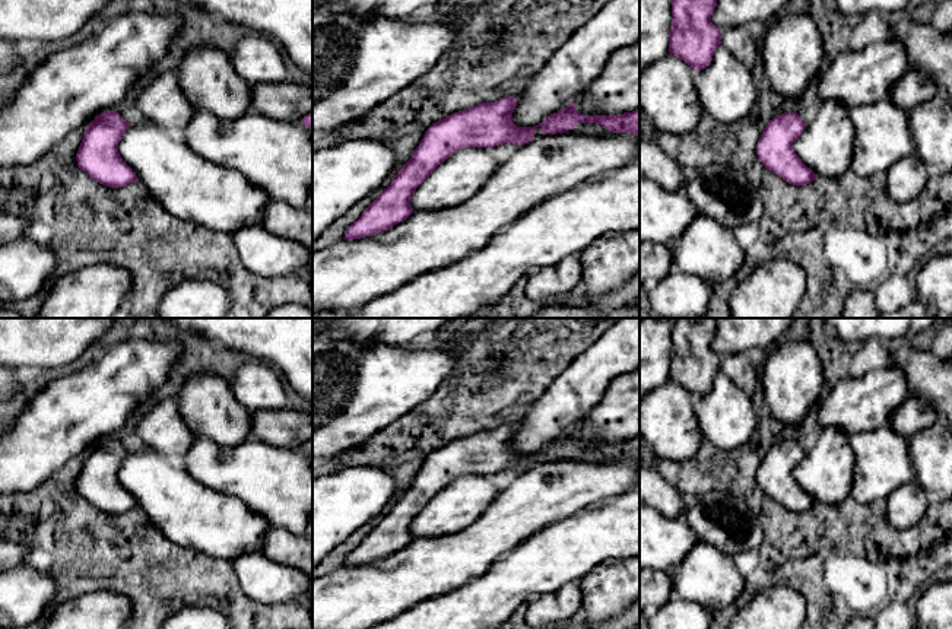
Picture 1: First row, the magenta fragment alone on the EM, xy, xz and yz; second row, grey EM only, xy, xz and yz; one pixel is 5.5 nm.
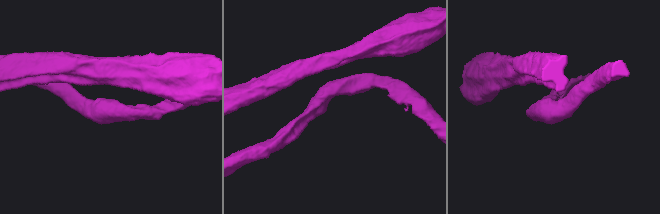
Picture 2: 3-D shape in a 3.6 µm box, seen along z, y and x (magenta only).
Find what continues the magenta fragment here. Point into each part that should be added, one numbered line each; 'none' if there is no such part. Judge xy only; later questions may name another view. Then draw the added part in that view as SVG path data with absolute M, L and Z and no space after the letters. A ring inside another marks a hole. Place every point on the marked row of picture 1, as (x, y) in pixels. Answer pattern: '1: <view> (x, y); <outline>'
none

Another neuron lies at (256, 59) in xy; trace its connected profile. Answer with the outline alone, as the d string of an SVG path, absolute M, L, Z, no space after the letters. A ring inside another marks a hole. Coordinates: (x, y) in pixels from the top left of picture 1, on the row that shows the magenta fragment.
M250 32L238 41L231 63L250 86L286 80L282 50L272 38L257 32Z

